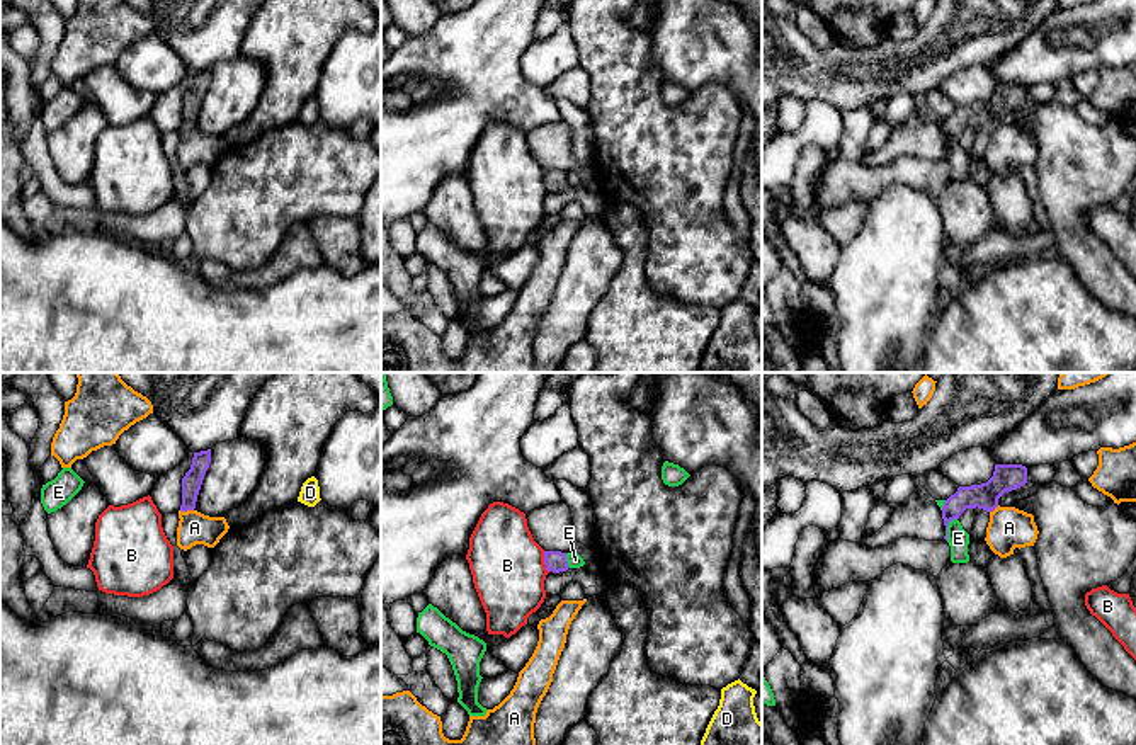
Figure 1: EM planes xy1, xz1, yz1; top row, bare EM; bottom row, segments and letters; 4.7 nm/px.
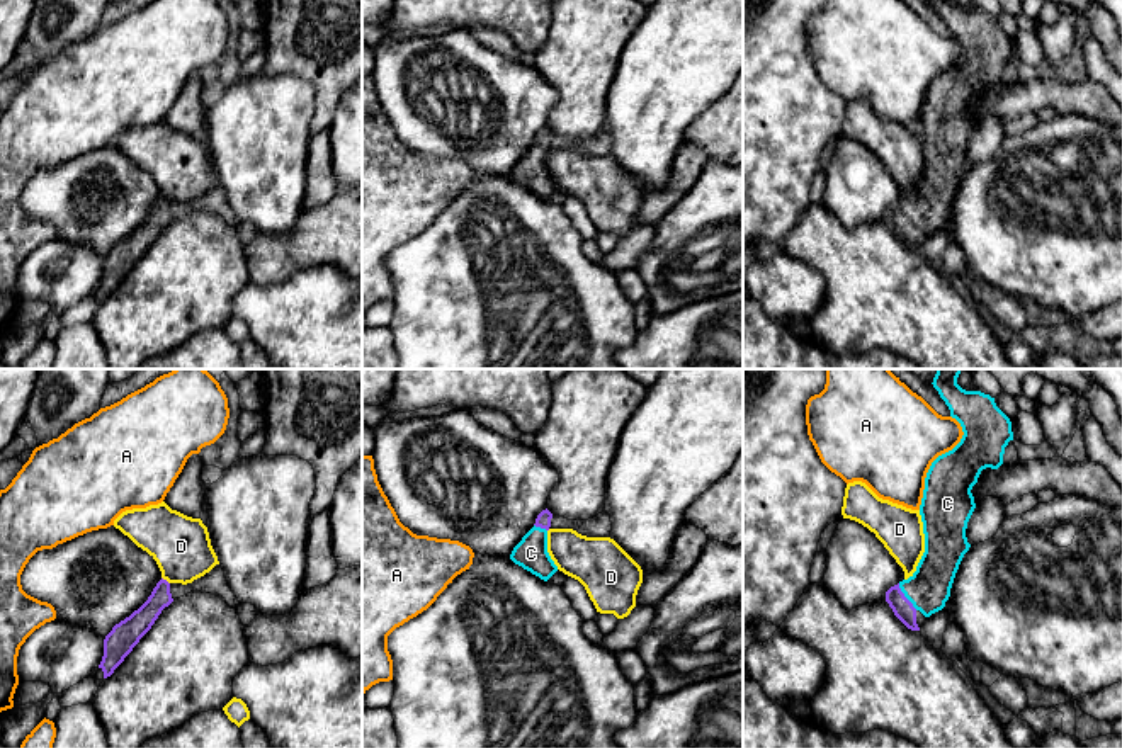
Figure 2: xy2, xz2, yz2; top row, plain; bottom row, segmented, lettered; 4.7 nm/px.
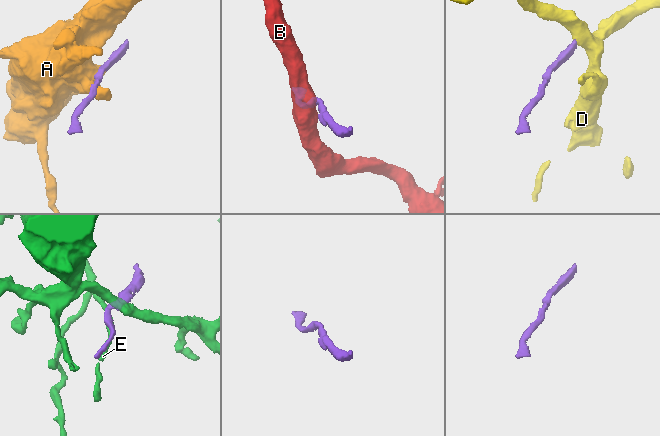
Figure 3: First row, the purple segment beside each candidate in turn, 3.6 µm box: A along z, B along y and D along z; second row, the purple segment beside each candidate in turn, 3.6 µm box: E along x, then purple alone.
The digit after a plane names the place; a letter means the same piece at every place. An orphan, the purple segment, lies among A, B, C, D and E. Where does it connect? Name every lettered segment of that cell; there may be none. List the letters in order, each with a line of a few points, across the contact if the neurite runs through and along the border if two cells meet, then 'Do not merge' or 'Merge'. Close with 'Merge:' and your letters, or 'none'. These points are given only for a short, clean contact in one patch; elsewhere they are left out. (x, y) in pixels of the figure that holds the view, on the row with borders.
A: Line: xy1 (181, 509), (193, 511). Do not merge
B: Line: xz1 (543, 551), (548, 572). Do not merge
C: Line: yz2 (903, 609), (905, 597), (929, 589). Merge
D: Line: xy2 (162, 577), (169, 583). Do not merge
E: Do not merge
Merge: C

